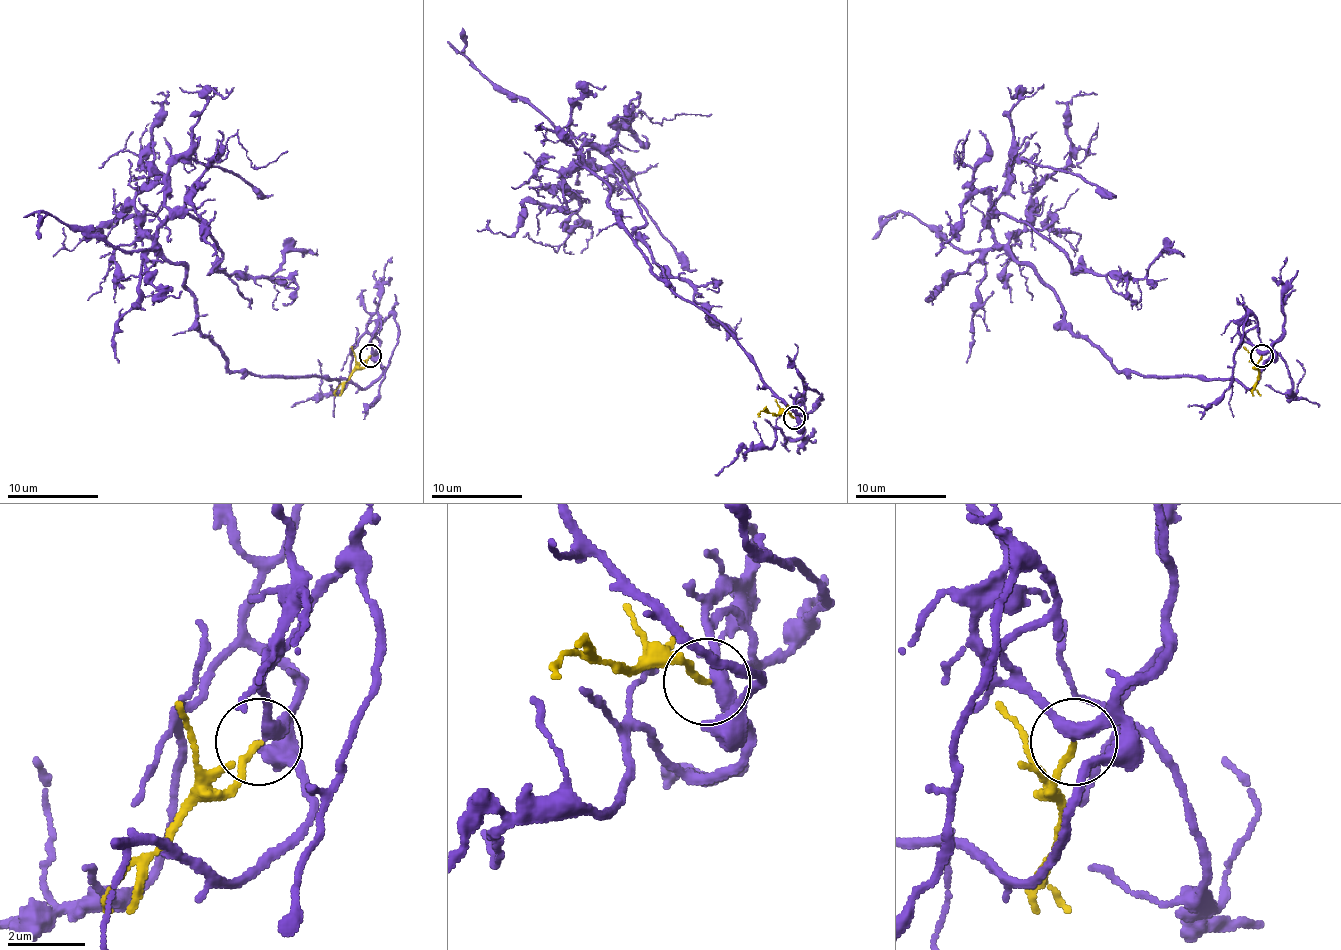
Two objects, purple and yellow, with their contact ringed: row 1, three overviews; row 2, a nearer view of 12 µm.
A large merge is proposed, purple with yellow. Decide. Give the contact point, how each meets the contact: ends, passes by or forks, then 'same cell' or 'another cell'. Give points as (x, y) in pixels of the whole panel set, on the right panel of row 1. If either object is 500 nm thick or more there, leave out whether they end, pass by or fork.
at (1261, 355); purple passes by; yellow ends there; same cell

